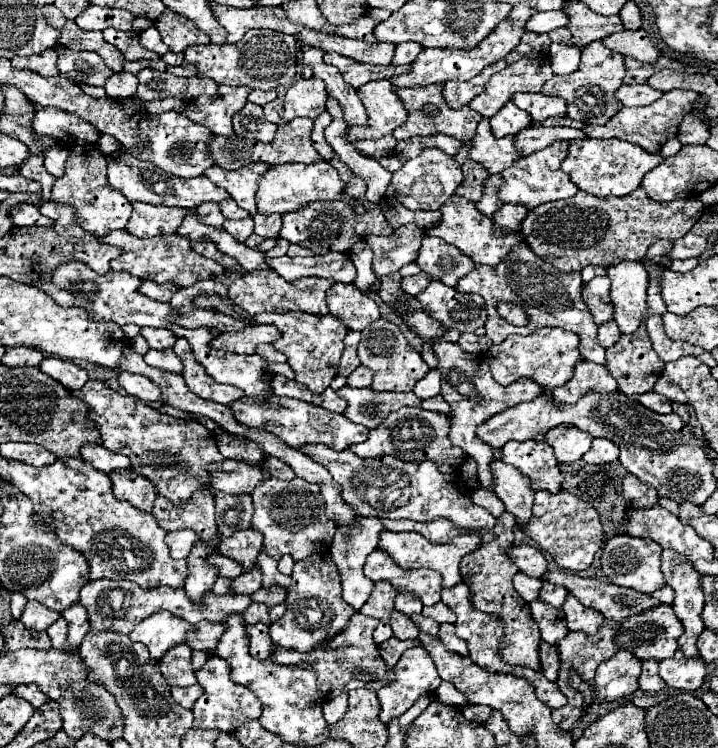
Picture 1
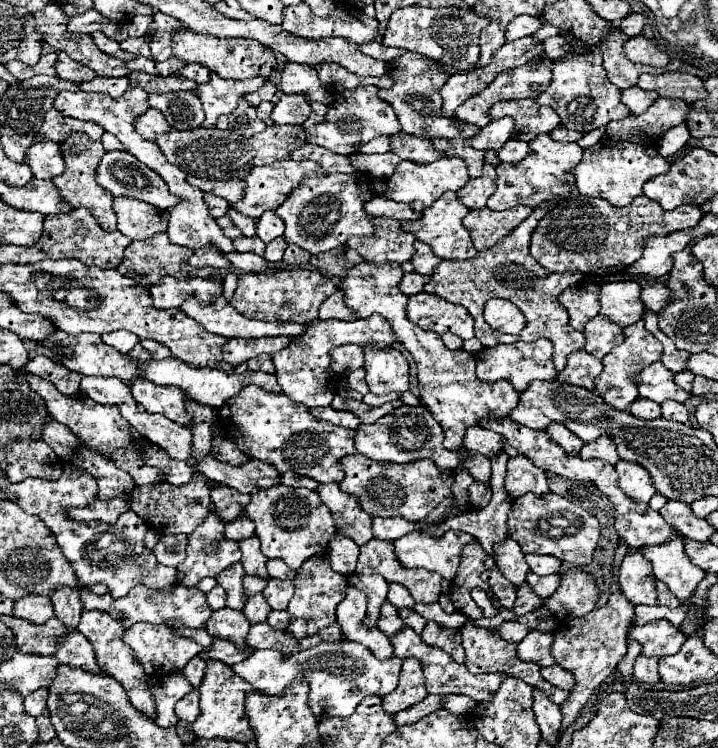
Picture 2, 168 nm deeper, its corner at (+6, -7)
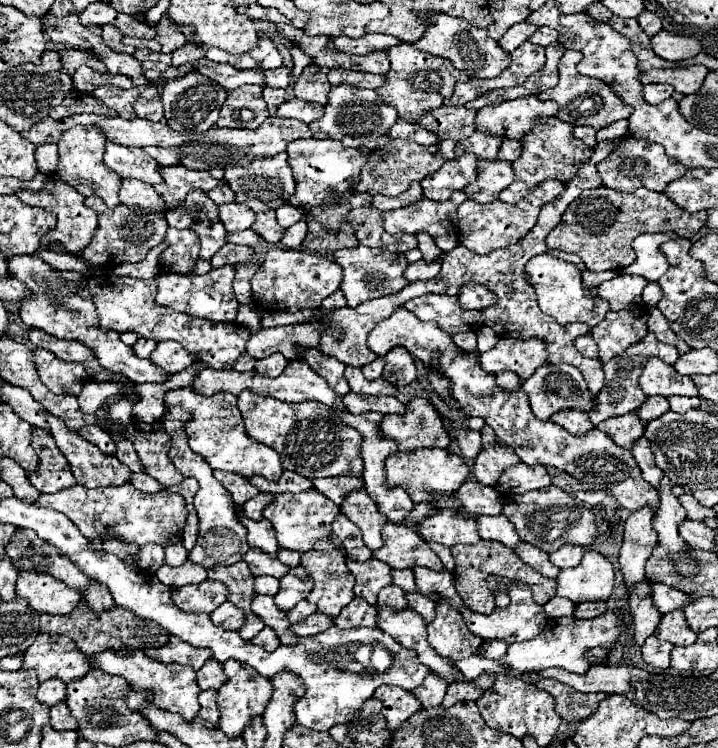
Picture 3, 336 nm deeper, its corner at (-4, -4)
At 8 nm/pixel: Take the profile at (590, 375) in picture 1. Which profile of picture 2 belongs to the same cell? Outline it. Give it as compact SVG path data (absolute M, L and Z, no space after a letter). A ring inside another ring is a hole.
M575 351L573 355L569 355L567 367L559 373L559 381L561 383L571 383L571 385L579 385L585 389L593 389L593 379L603 371L603 365L599 359L595 359L593 355L589 355L587 351Z

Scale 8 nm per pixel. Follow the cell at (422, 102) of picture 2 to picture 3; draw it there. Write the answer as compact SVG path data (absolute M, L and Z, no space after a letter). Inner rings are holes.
M401 42L395 48L389 48L387 52L391 70L387 72L387 84L381 86L377 92L385 100L385 104L395 106L399 116L411 124L417 124L429 110L443 106L443 100L447 92L455 86L455 82L467 78L449 60L431 56L427 52L419 52L407 42Z

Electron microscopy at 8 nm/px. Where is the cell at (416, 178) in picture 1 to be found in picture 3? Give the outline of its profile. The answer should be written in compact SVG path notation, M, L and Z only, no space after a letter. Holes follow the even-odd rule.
M463 154L455 160L447 160L437 172L421 180L423 196L435 202L449 200L455 190L463 190L467 184L477 180L477 162L475 154Z

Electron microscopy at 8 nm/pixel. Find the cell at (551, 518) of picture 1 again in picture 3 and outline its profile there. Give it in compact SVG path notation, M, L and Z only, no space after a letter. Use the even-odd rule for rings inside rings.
M551 486L545 492L525 492L507 498L503 504L503 514L515 526L523 542L533 544L543 552L555 552L563 544L591 546L599 536L593 512L583 506L577 506L575 500L557 486Z

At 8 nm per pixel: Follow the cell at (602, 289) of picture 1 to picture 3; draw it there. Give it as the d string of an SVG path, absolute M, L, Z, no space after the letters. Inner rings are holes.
M539 254L527 262L525 270L527 270L527 280L533 284L533 288L537 292L539 308L545 314L553 316L559 324L583 322L583 324L589 324L593 328L609 312L609 304L607 304L607 300L599 298L597 288L593 290L593 294L587 292L587 286L583 284L583 278L581 278L581 272L575 268L575 264L563 262L559 258L549 256L549 254Z

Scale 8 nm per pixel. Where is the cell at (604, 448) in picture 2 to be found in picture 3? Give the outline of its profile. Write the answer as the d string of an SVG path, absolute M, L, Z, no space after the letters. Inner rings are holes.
M623 414L623 416L609 418L603 424L599 424L597 430L605 432L611 440L615 440L617 446L621 446L625 450L631 450L635 440L639 440L643 436L643 424L633 414Z

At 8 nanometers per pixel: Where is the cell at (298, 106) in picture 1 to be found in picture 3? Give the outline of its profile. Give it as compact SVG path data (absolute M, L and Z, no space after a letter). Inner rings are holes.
M291 98L291 100L285 100L277 108L277 116L279 118L299 118L305 124L311 124L313 120L319 120L323 116L323 106L317 102L305 102L299 98Z

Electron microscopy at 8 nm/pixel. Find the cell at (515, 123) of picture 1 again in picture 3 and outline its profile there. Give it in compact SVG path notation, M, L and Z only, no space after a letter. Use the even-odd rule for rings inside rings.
M475 132L475 134L471 134L469 138L457 142L455 154L461 156L461 154L465 154L465 152L473 152L473 154L477 154L479 158L495 160L495 158L497 158L497 152L499 152L499 148L501 148L503 138L505 138L505 136L499 136L499 134Z

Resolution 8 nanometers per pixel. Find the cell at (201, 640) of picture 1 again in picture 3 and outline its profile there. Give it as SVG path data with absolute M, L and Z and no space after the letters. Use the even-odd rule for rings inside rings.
M265 626L265 628L251 640L251 644L257 644L257 646L265 648L267 652L273 652L273 650L279 646L279 638L275 636L275 632L273 632L271 628Z

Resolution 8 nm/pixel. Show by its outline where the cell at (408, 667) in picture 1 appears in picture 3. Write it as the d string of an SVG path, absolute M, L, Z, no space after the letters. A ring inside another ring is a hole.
M429 674L423 680L423 684L413 690L413 694L421 702L423 708L435 708L435 706L439 706L443 702L445 690L447 690L447 684L443 684L443 680L439 680L439 676Z

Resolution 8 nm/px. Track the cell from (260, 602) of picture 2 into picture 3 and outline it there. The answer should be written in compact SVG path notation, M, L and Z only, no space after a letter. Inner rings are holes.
M257 576L255 578L255 592L275 596L279 592L279 580L275 580L273 576Z

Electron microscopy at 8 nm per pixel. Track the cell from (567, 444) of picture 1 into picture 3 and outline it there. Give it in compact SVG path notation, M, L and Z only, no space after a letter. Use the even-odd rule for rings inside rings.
M557 412L555 416L551 416L551 420L575 436L583 436L595 428L591 420L583 416L583 412Z

